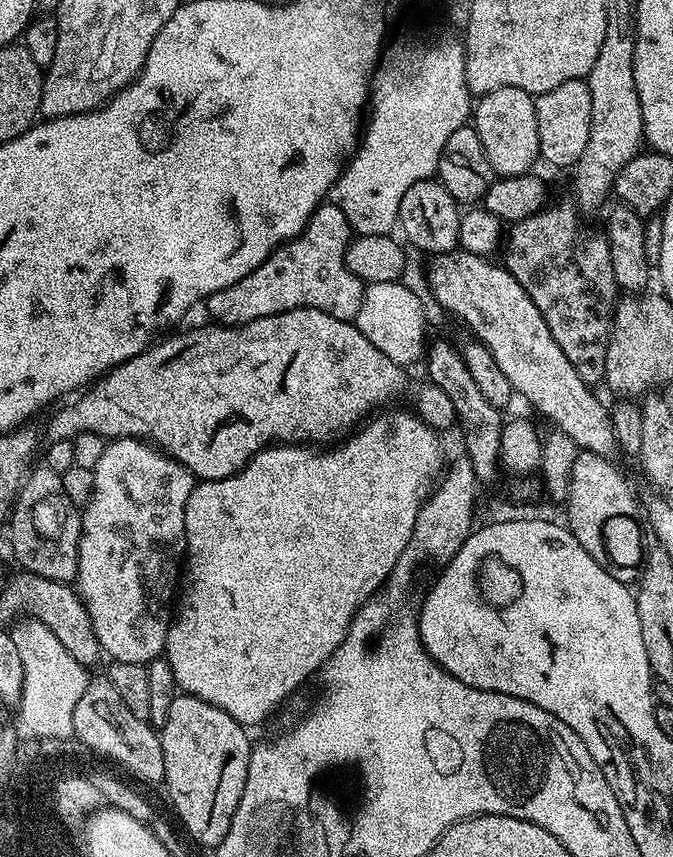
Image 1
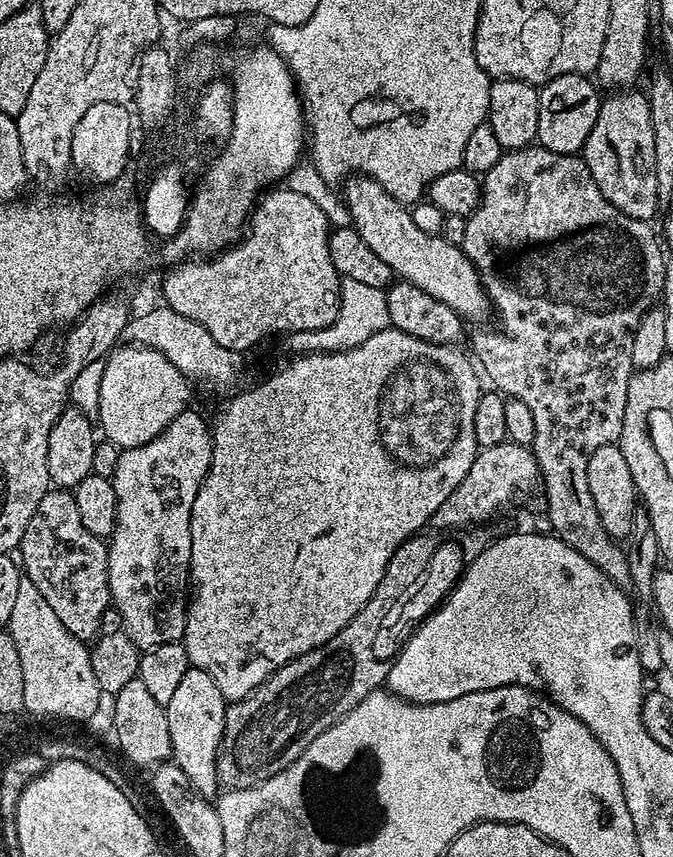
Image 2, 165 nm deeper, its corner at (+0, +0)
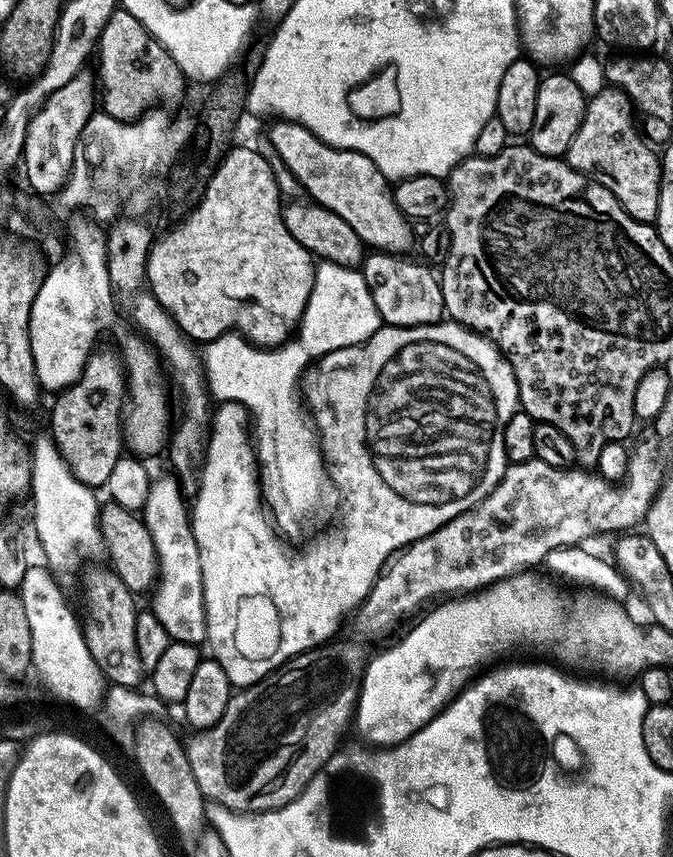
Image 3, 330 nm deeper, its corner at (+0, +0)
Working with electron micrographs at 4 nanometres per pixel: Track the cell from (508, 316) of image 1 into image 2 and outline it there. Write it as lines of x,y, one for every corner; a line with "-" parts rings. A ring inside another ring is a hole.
357,175
347,181
344,190
344,200
352,215
351,227
403,283
418,286
418,290
426,290
430,298
446,302
446,306
465,321
480,320
490,312
488,292
480,279
480,271
473,266
472,259
459,243
452,243
434,232
418,230
411,211
393,198
377,180

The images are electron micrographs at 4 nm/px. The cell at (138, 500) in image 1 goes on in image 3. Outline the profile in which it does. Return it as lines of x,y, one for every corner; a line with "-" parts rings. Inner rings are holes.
157,475
150,486
150,494
146,494
146,502
142,509
142,519
146,530
150,530
150,538
154,542
156,563
158,565
158,583
151,589
152,604
150,611
166,626
166,634
178,642
186,642
197,646
203,645
208,639
206,634
206,606
202,590
202,562
198,554
196,539
192,533
192,518
189,505
184,505
185,491
175,475

